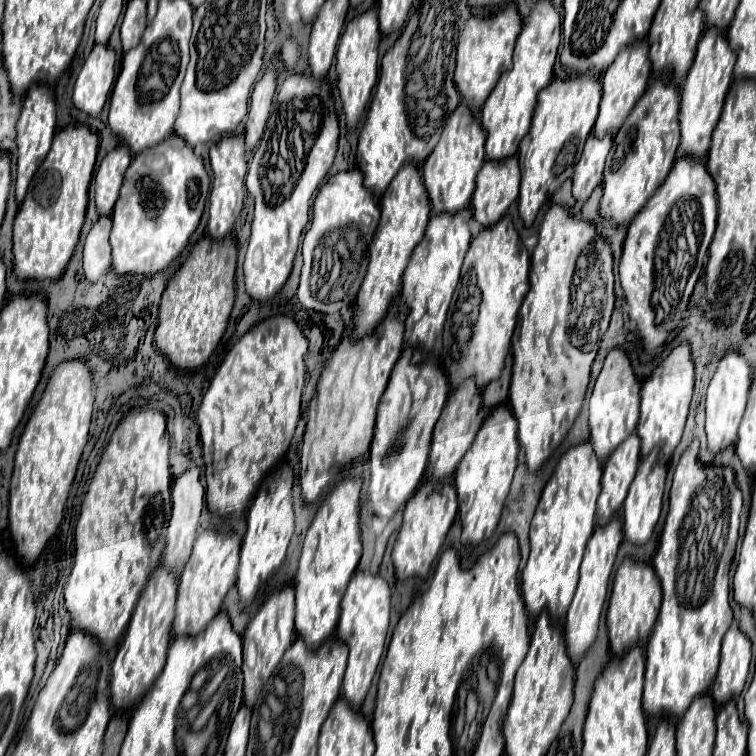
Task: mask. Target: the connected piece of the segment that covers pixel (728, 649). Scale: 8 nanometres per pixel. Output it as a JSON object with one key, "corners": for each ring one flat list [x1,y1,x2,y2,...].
{"corners":[[738,621,726,631,722,639,722,657,718,675,710,687,710,695,718,705,740,695,750,667,750,639,740,631]]}

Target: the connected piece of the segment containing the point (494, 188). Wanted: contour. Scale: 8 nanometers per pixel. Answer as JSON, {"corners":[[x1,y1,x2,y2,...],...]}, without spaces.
{"corners":[[508,157,506,161,486,161,482,173,478,173,478,185,472,197,474,219,488,227,494,225,518,197,520,169,518,159]]}

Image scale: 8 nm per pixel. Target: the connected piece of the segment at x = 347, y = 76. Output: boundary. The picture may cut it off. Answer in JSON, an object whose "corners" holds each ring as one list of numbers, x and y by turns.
{"corners":[[376,7,368,9,366,13,354,17,346,23,338,51,336,51,336,73,338,73,338,89,344,103,344,115,350,129,356,127,358,119,368,107,372,89,378,79,378,43,380,43,380,29,378,29,378,11]]}

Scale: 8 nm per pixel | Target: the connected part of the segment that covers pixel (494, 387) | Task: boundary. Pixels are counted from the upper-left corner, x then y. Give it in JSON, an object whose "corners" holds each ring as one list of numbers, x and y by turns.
{"corners":[[510,357,506,359,506,367,502,371,502,377,498,381,490,381,490,385,486,385,486,389,482,389,482,399,488,409,508,401,508,387,510,387,508,375,510,375]]}

